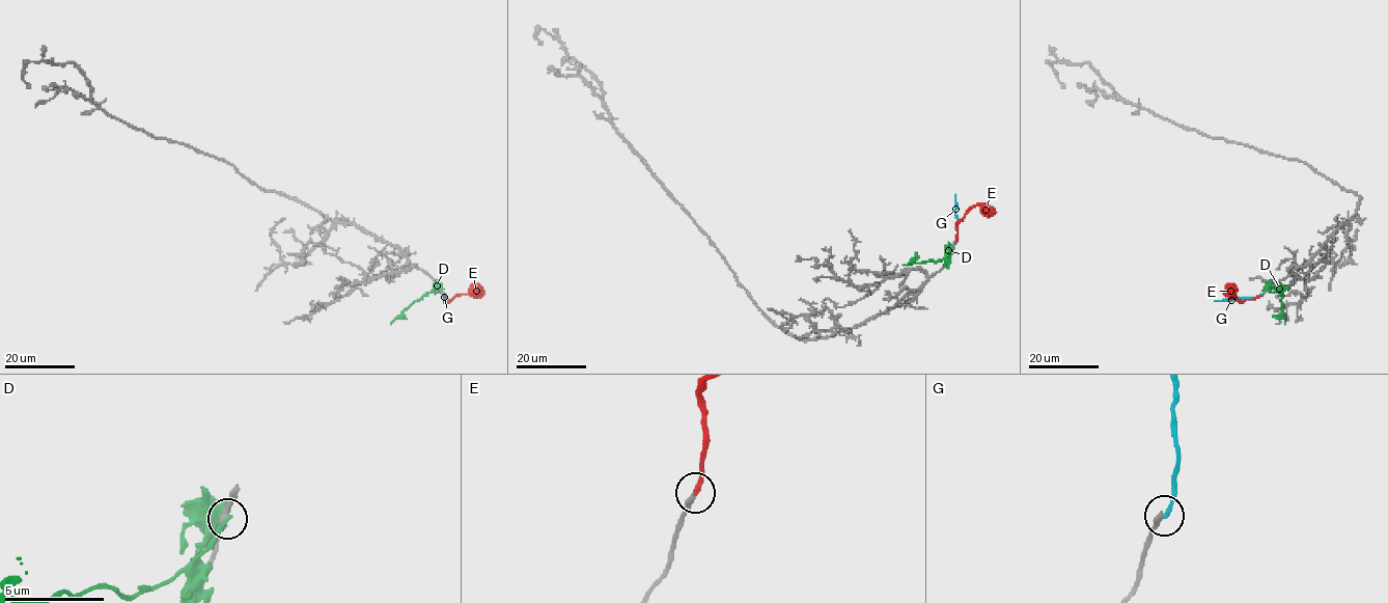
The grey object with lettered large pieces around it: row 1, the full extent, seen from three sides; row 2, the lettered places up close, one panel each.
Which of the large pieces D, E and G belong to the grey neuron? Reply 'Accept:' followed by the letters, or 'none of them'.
Accept: none of them

